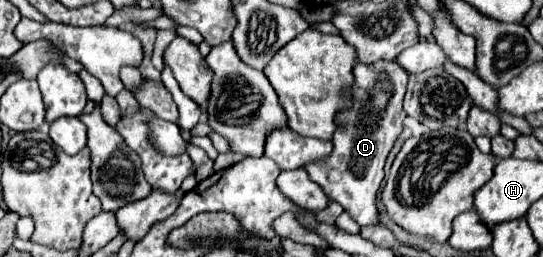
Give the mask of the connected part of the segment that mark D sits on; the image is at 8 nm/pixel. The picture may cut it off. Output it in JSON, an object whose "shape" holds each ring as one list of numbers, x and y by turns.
{"shape":[[381,60,379,64,369,66,355,64,353,76,355,80,349,90,353,104,347,110,339,110,335,116,337,130,333,134,333,154,327,158,327,164,309,164,305,170,333,202,339,202,357,224,365,226,379,224,375,200,383,180,387,154,401,134,407,116,403,110,407,72,403,72,395,62]]}

